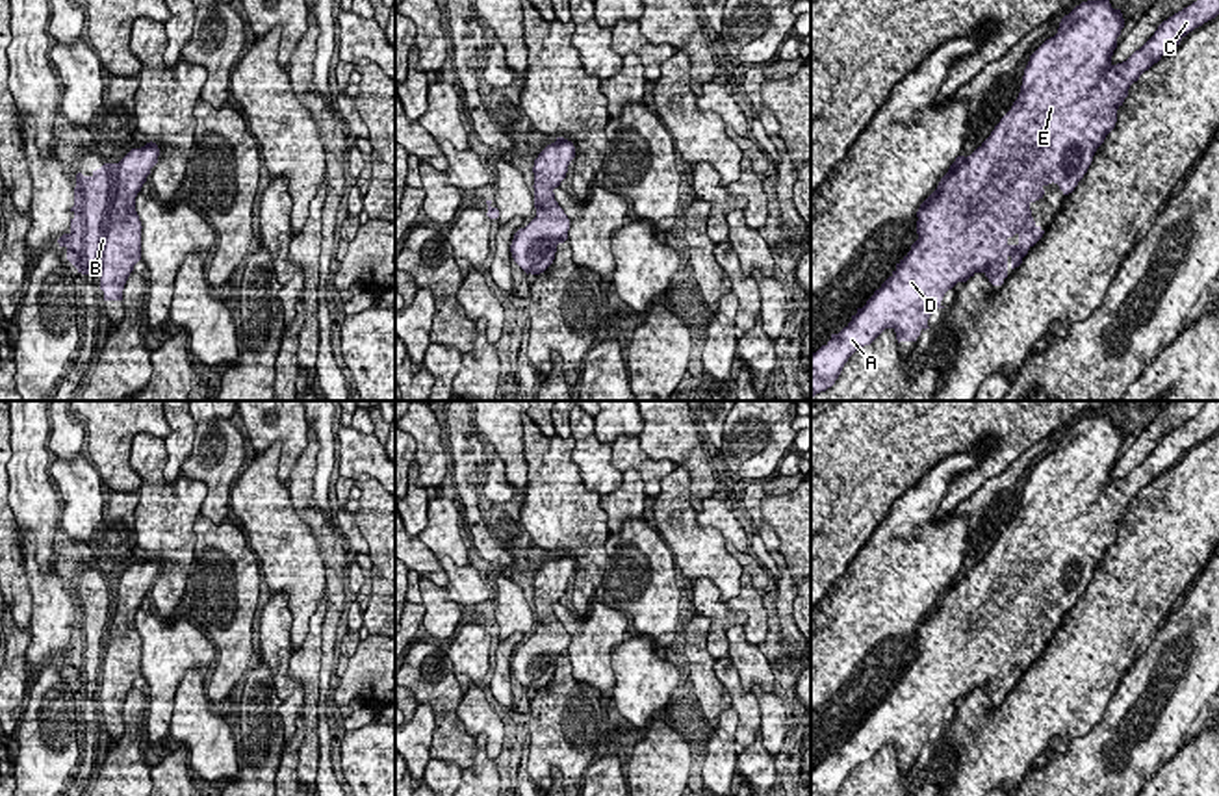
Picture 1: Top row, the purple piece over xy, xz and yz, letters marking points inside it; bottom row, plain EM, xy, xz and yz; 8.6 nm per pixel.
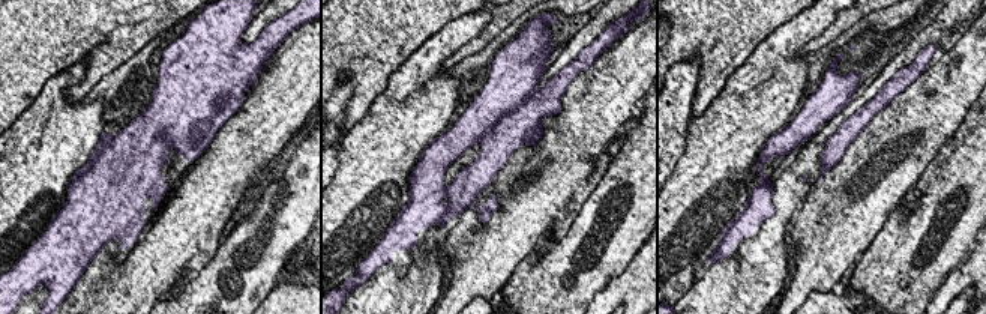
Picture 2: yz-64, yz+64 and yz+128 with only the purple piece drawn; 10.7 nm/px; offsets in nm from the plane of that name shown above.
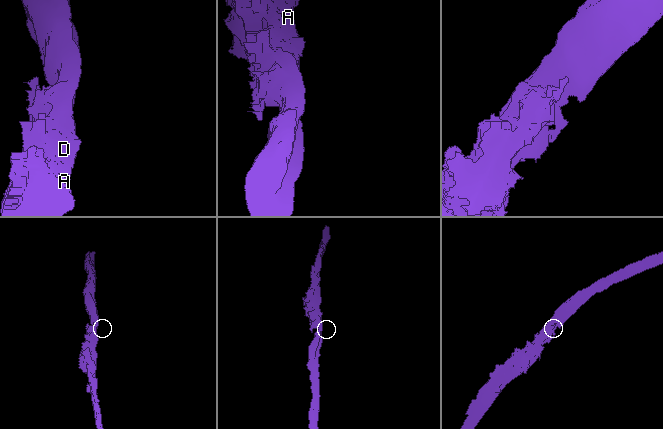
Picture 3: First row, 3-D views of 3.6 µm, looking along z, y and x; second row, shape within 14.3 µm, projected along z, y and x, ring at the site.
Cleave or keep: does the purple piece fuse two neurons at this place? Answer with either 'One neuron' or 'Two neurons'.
One neuron

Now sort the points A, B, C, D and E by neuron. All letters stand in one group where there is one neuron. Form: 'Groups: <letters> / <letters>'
Groups: A B C D E

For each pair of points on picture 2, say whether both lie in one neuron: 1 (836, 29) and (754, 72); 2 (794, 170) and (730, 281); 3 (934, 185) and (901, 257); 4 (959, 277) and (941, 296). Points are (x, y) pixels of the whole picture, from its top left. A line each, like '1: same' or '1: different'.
1: different
2: same
3: same
4: same

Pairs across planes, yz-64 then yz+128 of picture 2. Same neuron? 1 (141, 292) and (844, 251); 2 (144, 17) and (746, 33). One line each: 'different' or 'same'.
1: same
2: same

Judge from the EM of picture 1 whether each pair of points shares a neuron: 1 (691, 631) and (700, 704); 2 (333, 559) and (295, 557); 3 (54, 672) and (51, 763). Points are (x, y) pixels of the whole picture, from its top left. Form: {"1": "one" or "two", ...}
{"1": "one", "2": "two", "3": "two"}

